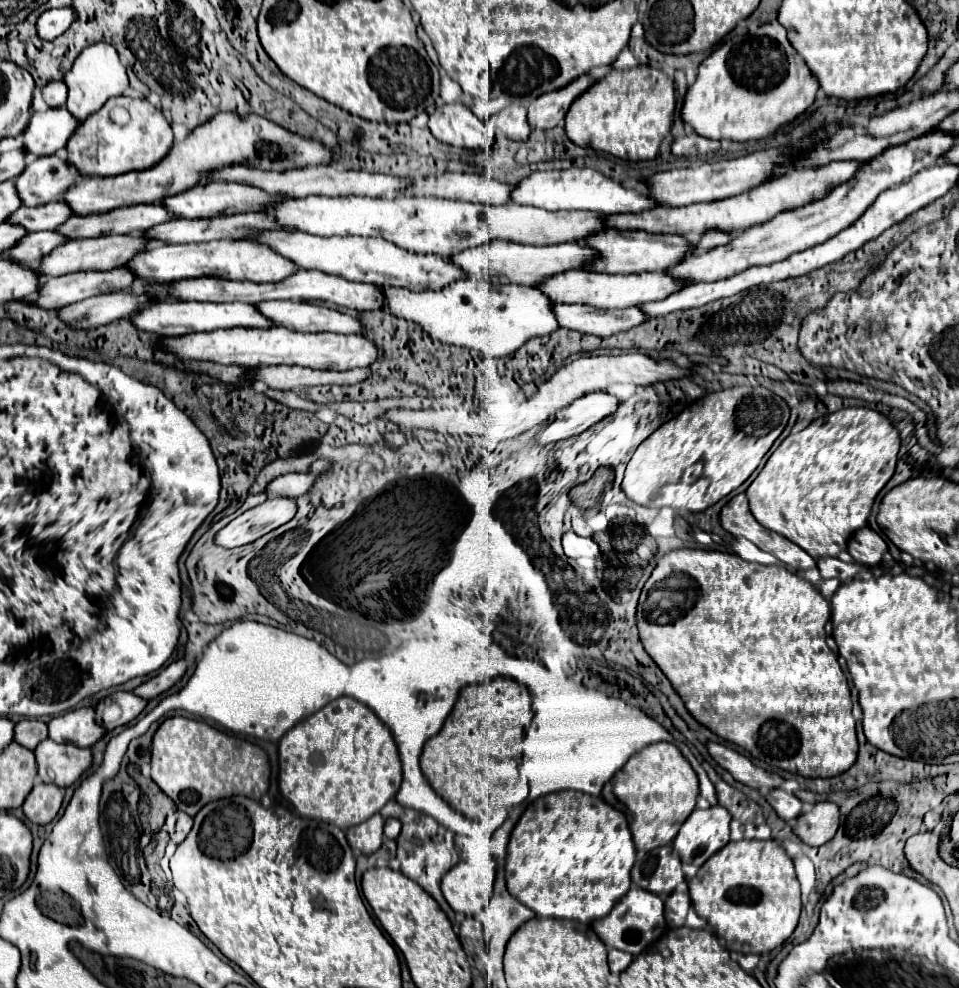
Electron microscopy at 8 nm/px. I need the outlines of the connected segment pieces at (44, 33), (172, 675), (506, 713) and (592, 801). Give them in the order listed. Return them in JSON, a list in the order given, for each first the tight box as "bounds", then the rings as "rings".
[{"bounds":[36,7,74,41],"rings":[[[70,7],[66,9],[50,9],[50,11],[44,11],[38,21],[36,21],[36,31],[38,31],[38,37],[40,39],[46,39],[46,41],[52,41],[56,39],[58,35],[62,35],[70,23],[74,21],[74,13]]]},{"bounds":[134,659,188,699],"rings":[[[178,659],[178,661],[170,663],[168,667],[164,667],[162,671],[158,671],[156,677],[152,677],[152,679],[148,679],[146,683],[142,683],[140,687],[136,687],[134,693],[140,695],[140,697],[146,697],[146,699],[158,697],[160,693],[164,693],[164,691],[168,691],[170,687],[174,687],[174,685],[184,677],[186,669],[188,669],[186,659]]]},{"bounds":[420,677,532,821],"rings":[[[498,677],[486,685],[468,685],[448,715],[442,731],[426,741],[420,765],[436,789],[456,811],[474,821],[504,821],[512,807],[528,797],[528,779],[516,769],[522,739],[532,721],[532,697],[524,685]]]},{"bounds":[506,791,636,923],"rings":[[[558,791],[532,801],[512,829],[506,859],[506,885],[508,891],[538,917],[592,923],[606,917],[612,911],[612,905],[628,893],[634,859],[636,847],[624,813],[608,805],[602,797],[592,797],[580,791]]]}]

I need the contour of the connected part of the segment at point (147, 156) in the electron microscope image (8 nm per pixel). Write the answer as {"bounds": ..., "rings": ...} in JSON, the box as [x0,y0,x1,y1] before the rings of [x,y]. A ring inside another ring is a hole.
{"bounds":[68,97,174,177],"rings":[[[114,97],[114,99],[108,99],[100,111],[92,113],[86,121],[82,121],[82,125],[70,137],[68,161],[82,173],[82,177],[90,175],[90,173],[98,173],[102,177],[120,175],[120,173],[126,173],[132,169],[146,169],[146,167],[150,169],[152,165],[156,165],[158,161],[162,161],[168,155],[168,149],[172,147],[172,143],[174,143],[174,133],[172,133],[168,119],[150,101],[146,101],[146,99],[134,101],[130,97]],[[116,113],[120,113],[122,119],[118,119]]]}

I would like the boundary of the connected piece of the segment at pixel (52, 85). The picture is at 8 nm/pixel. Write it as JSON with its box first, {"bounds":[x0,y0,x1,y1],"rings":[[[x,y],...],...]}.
{"bounds":[42,81,68,107],"rings":[[[50,81],[42,89],[42,97],[50,107],[64,107],[64,101],[68,97],[68,87],[62,81]]]}

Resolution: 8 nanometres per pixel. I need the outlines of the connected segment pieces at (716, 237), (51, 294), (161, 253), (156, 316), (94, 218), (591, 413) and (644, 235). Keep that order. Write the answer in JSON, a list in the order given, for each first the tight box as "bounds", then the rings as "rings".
[{"bounds":[696,229,732,253],"rings":[[[710,229],[700,237],[700,241],[696,241],[696,253],[714,249],[716,245],[728,245],[730,239],[732,239],[732,233],[720,233],[718,229]]]},{"bounds":[32,269,138,309],"rings":[[[110,269],[110,271],[80,271],[80,273],[70,273],[70,275],[60,275],[60,277],[50,277],[42,283],[40,287],[40,297],[34,299],[32,303],[46,307],[46,309],[56,309],[64,305],[72,305],[76,301],[84,301],[88,297],[112,293],[112,291],[122,291],[132,285],[138,277],[128,269]]]},{"bounds":[128,239,298,283],"rings":[[[254,239],[242,241],[208,241],[208,243],[190,243],[190,245],[154,245],[136,255],[128,267],[142,279],[154,279],[162,283],[196,279],[196,277],[224,277],[228,281],[256,281],[256,283],[276,283],[298,271],[294,261],[280,257],[280,253],[272,251],[270,245],[258,245]]]},{"bounds":[130,301,274,337],"rings":[[[164,301],[164,303],[154,303],[134,317],[130,321],[150,333],[158,335],[170,335],[170,337],[182,337],[186,333],[196,333],[196,331],[216,331],[216,329],[232,329],[232,327],[244,327],[244,329],[262,329],[262,327],[274,327],[268,317],[264,317],[256,305],[248,303],[202,303],[202,301]]]},{"bounds":[58,203,172,239],"rings":[[[160,203],[150,205],[130,205],[112,209],[108,213],[92,213],[92,215],[76,215],[70,217],[64,225],[58,227],[60,233],[82,239],[82,237],[100,237],[100,235],[124,235],[124,233],[144,233],[152,225],[168,223],[172,213]]]},{"bounds":[532,393,618,445],"rings":[[[608,393],[584,395],[566,409],[564,417],[550,421],[540,433],[536,433],[532,441],[536,445],[548,445],[560,439],[580,435],[582,431],[586,431],[606,415],[614,413],[616,407],[618,407],[618,399],[614,395],[608,395]]]},{"bounds":[580,229,690,273],"rings":[[[604,229],[596,237],[584,237],[580,245],[592,245],[604,253],[604,261],[596,265],[584,265],[584,269],[604,269],[606,273],[642,273],[642,271],[664,271],[678,263],[690,251],[690,243],[678,235],[648,233],[648,231],[622,231],[622,229]]]}]

